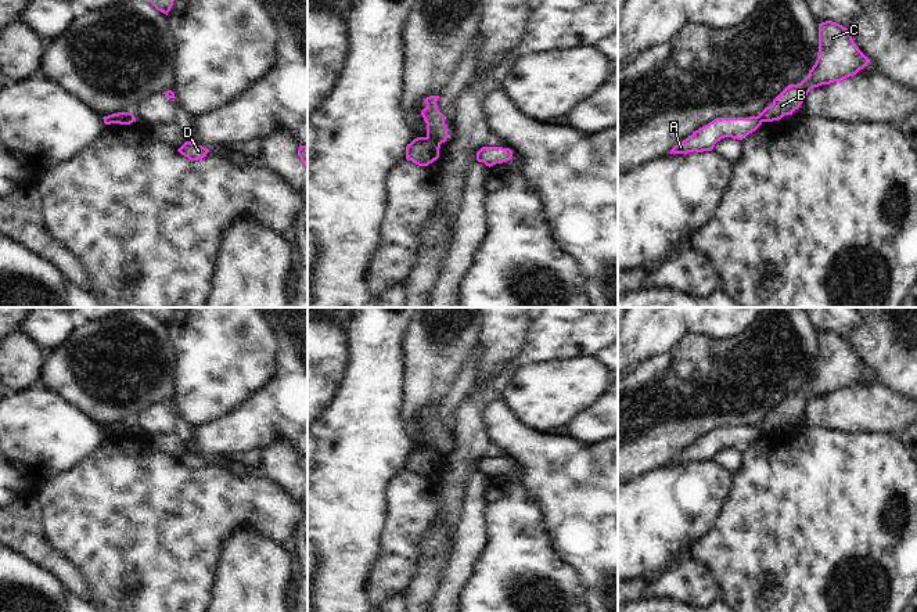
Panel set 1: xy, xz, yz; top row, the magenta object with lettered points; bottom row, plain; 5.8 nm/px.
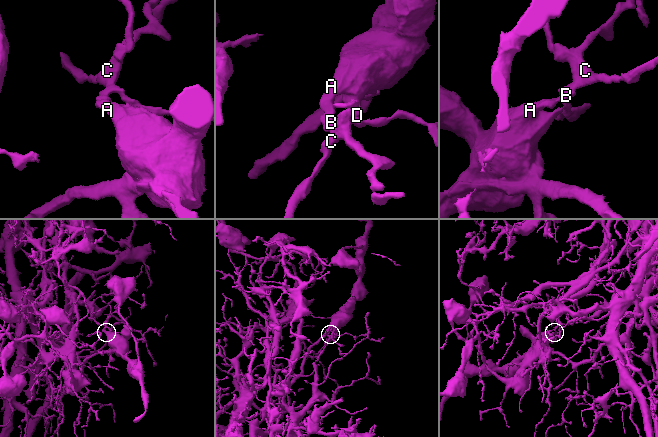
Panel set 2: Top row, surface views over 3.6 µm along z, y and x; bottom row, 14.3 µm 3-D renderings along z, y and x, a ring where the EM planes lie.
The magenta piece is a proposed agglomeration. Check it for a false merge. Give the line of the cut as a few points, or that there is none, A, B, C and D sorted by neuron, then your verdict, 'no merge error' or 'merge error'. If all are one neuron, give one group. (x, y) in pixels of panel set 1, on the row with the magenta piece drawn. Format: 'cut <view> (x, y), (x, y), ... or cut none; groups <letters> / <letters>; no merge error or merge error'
cut xz (427, 136), (441, 143); groups A D / B C; merge error

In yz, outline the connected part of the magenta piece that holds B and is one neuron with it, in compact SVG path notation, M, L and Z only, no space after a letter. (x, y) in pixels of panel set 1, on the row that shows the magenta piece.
M833 21L819 24L819 54L808 76L801 83L788 84L759 118L762 122L773 122L792 115L813 87L853 76L869 62L855 44L849 29Z

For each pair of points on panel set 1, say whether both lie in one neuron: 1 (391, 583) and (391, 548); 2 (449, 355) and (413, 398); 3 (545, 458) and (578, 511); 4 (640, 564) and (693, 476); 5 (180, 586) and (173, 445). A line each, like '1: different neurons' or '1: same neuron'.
1: same neuron
2: same neuron
3: same neuron
4: same neuron
5: different neurons

